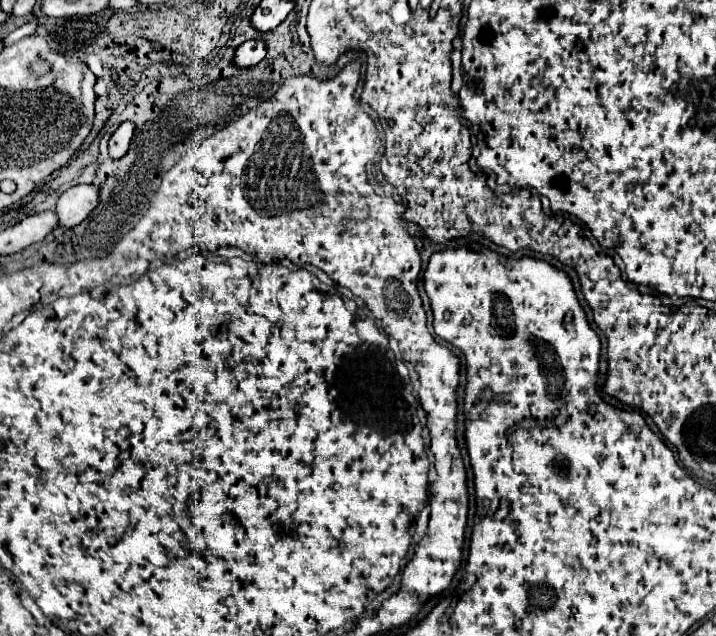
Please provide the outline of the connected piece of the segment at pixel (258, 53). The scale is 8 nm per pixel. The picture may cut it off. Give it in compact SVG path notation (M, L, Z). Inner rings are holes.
M248 40L240 48L236 48L234 62L240 68L250 68L250 66L256 66L258 62L262 62L264 56L266 56L266 42L264 40Z

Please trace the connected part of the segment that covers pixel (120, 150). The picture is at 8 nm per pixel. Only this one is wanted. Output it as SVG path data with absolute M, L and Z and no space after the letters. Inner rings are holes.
M122 122L120 128L112 134L108 148L110 148L110 156L112 158L122 158L128 152L130 140L132 140L132 132L136 126L132 126L132 122Z

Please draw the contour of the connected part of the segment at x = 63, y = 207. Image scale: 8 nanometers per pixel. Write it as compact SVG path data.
M78 184L66 190L58 204L56 204L56 214L60 218L60 226L72 228L80 224L98 204L98 190L94 184Z

